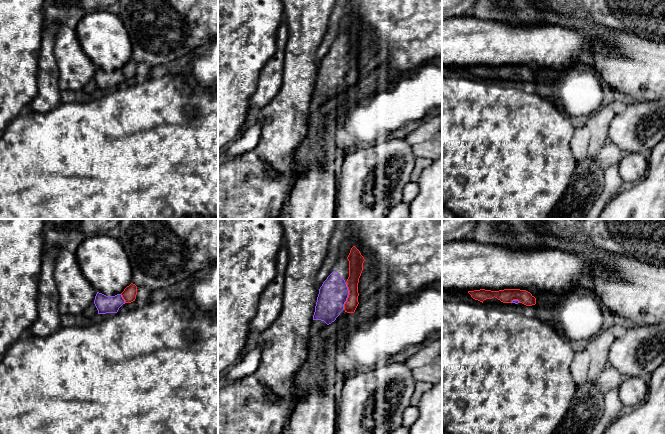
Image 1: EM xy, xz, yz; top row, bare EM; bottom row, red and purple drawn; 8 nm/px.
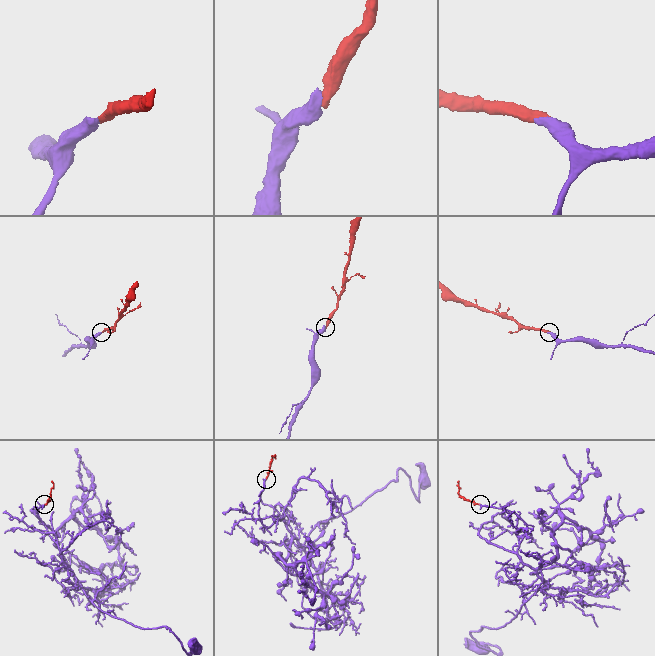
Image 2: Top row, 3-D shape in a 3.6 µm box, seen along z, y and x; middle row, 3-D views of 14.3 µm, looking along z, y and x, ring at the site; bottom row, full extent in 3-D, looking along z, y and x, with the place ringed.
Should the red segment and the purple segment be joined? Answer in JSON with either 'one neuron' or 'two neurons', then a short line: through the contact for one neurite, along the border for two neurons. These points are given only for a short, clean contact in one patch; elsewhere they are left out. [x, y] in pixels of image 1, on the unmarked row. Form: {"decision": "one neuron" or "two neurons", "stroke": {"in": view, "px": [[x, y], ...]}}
{"decision": "one neuron", "stroke": {"in": "xz", "px": [[355, 42], [348, 72], [335, 71], [333, 69]]}}

